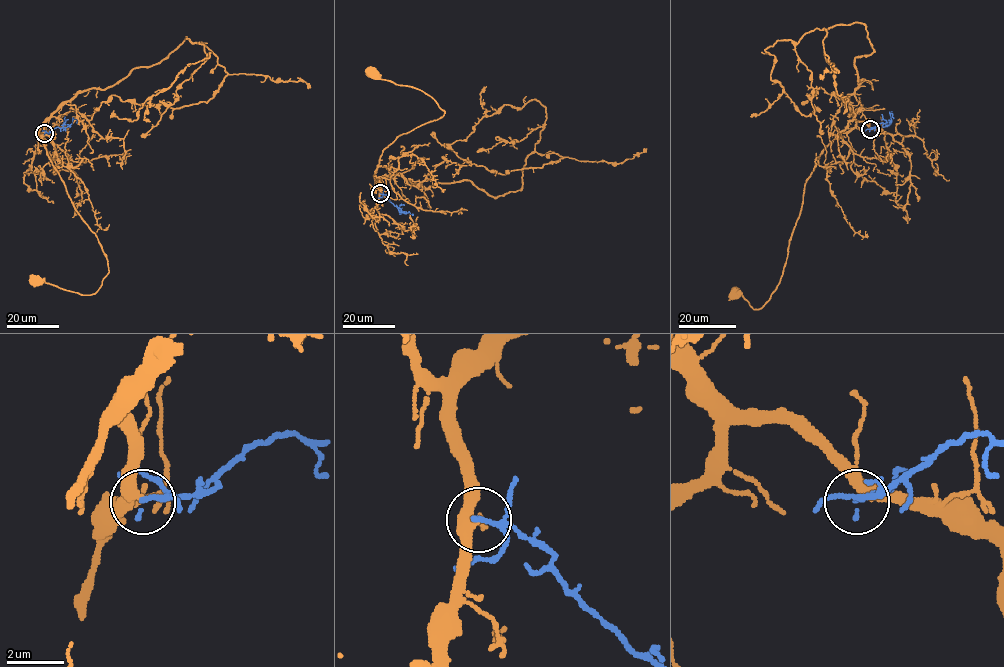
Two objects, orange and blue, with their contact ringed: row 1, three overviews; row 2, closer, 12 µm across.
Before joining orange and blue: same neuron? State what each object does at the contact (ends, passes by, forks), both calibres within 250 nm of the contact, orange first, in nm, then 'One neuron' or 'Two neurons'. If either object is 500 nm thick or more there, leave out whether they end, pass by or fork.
At the ring orange passes by. At the ring blue forks. Thickness 320 nm (orange) against 120 nm. One neuron

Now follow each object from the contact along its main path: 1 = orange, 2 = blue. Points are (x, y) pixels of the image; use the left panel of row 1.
1: (44, 133), (41, 126), (38, 134), (46, 152), (74, 209), (97, 238), (108, 272), (92, 294), (38, 279)
2: (44, 133), (69, 125), (73, 119), (76, 123)

